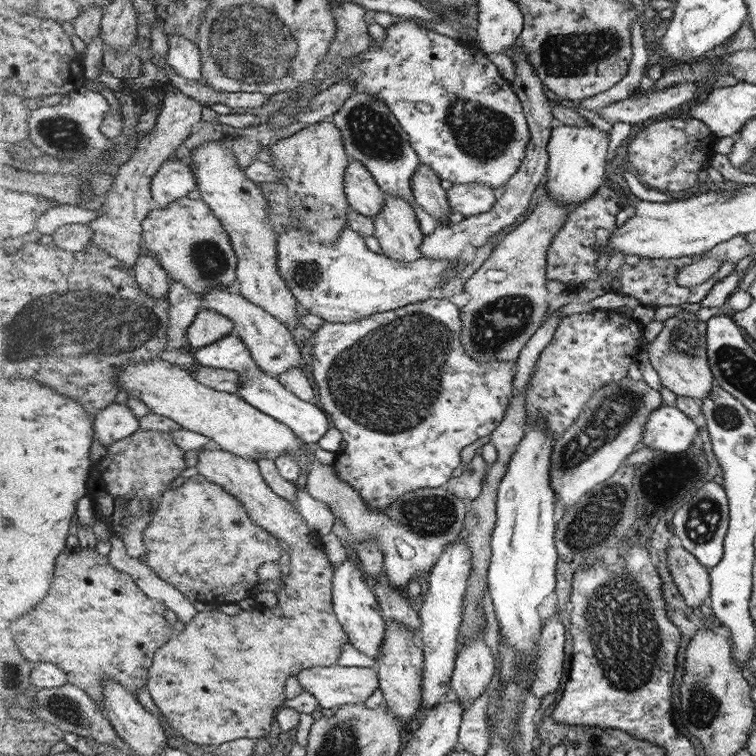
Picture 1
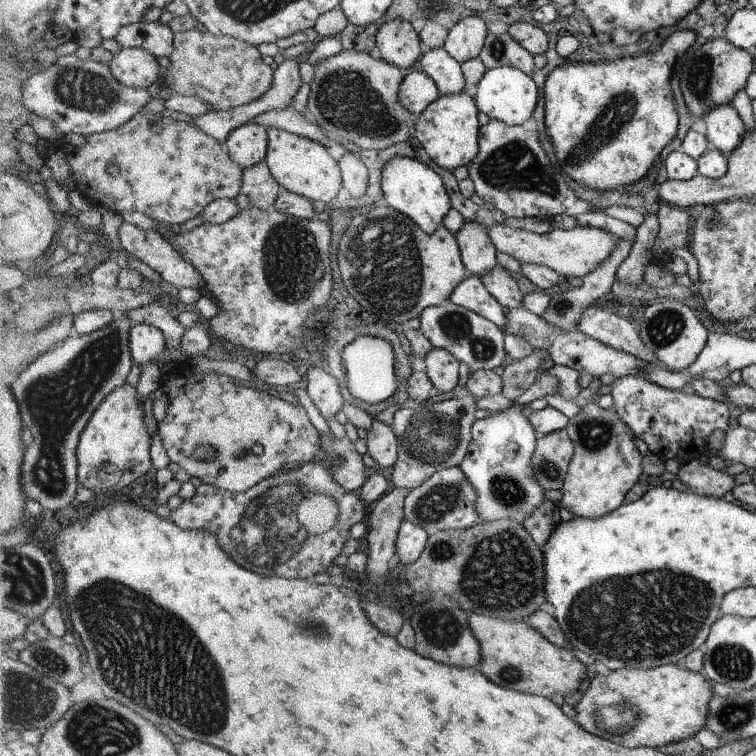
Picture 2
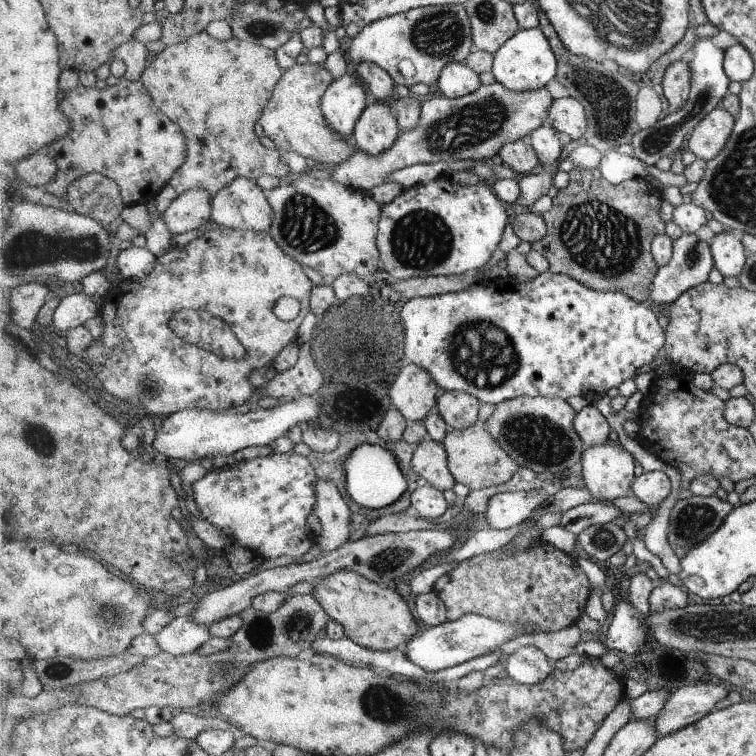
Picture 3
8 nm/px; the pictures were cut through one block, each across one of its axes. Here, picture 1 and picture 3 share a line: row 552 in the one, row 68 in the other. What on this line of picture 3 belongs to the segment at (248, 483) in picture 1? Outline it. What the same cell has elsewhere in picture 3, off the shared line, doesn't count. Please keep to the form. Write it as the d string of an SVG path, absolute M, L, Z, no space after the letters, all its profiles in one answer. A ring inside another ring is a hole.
M307 61L286 69L273 90L273 98L265 106L258 122L282 152L297 152L311 159L316 167L336 168L349 160L356 150L348 139L337 133L328 123L322 110L322 98L333 82L333 76L320 63Z

